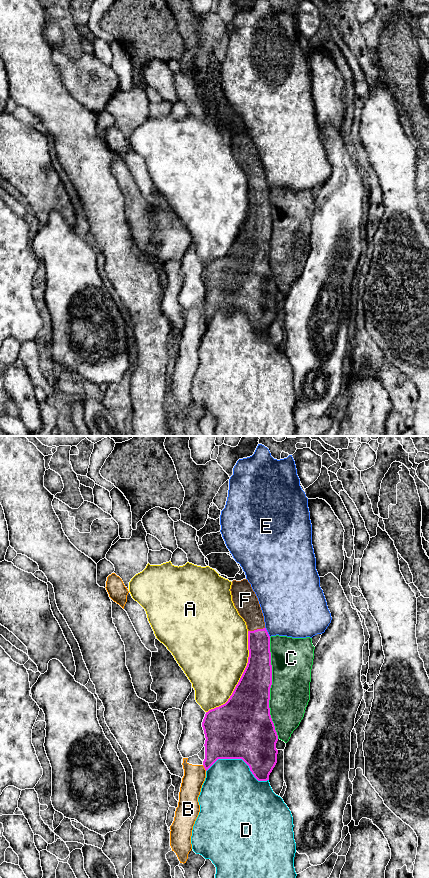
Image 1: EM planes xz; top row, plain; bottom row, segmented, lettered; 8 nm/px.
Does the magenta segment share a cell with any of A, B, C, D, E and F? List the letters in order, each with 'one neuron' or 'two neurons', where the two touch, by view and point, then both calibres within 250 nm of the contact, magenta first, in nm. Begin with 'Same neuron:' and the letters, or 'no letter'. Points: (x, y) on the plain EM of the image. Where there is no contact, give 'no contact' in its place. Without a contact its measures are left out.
Same neuron: F
A: two neurons | xz (241, 228) | 340/500 nm
B: two neurons | xz (204, 319) | 280/180 nm
C: two neurons | xz (270, 239) | 340/320 nm
D: two neurons | xz (239, 310) | 500/420 nm
E: two neurons | xz (267, 184) | 190/420 nm
F: one neuron | xz (257, 181) | 190/190 nm

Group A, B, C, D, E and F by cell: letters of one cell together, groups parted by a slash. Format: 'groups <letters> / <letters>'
groups A / B / C / D / E / F

